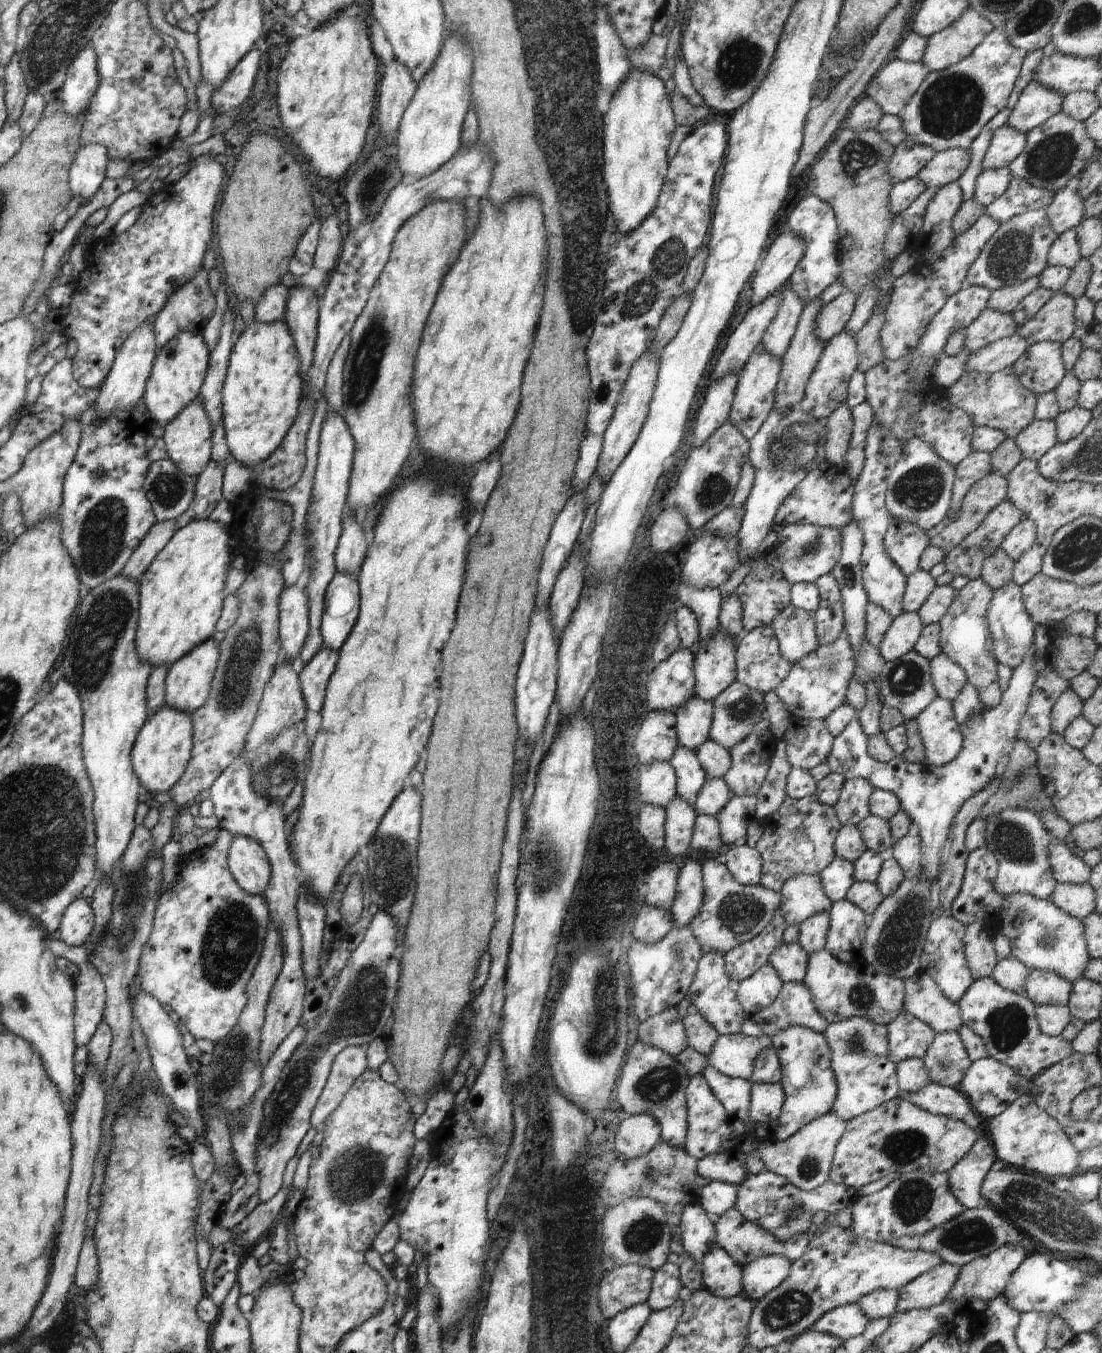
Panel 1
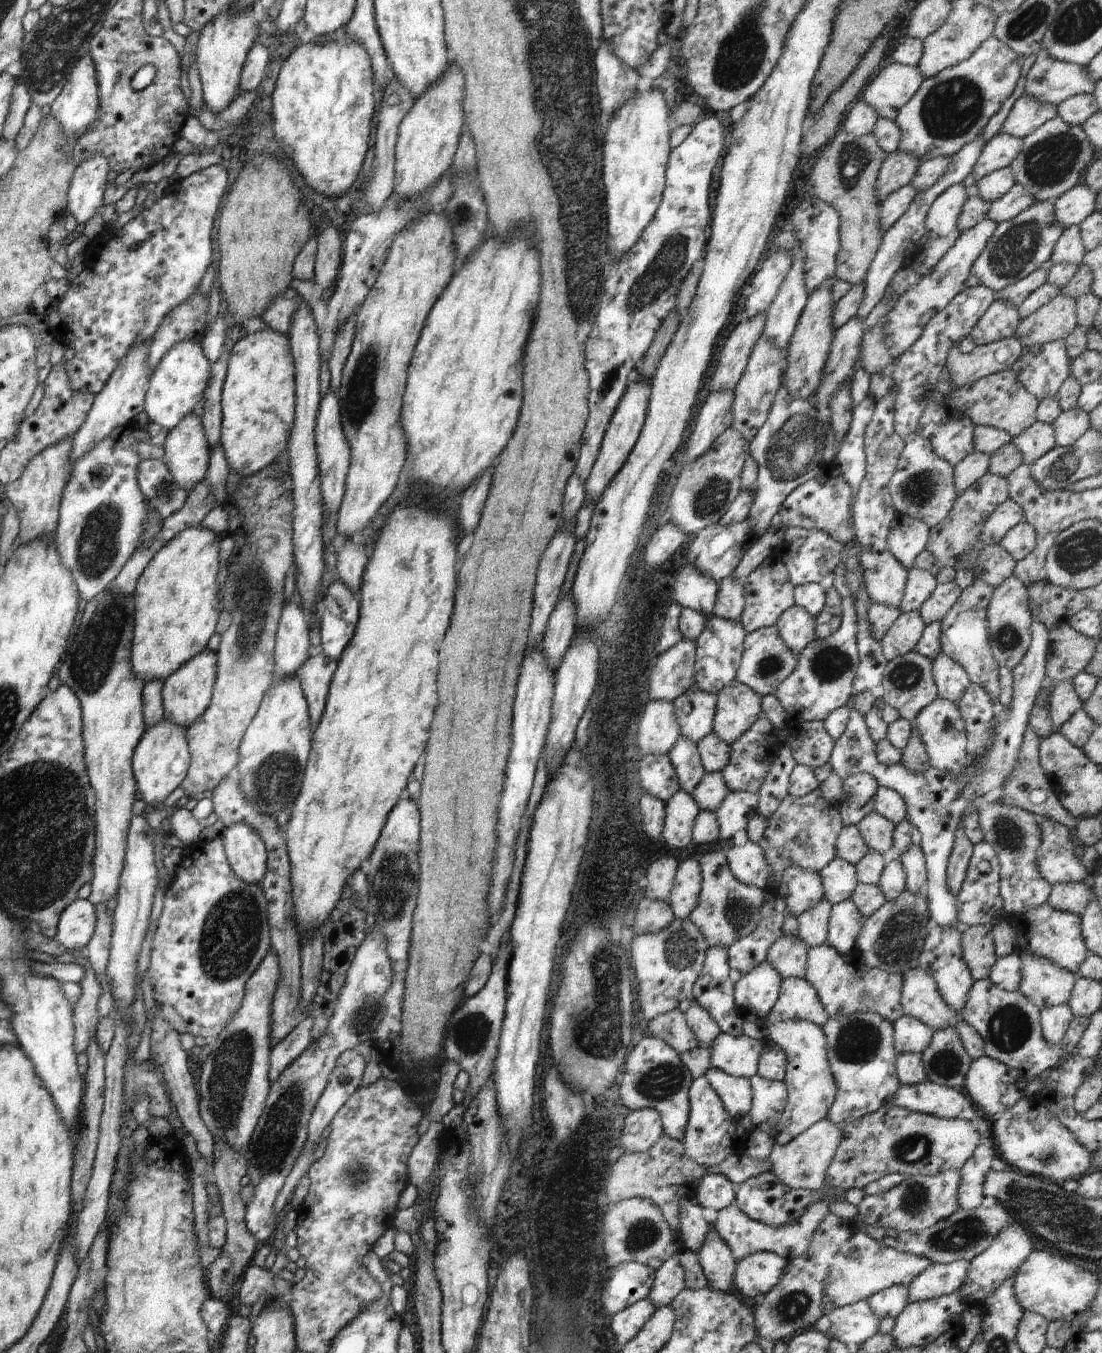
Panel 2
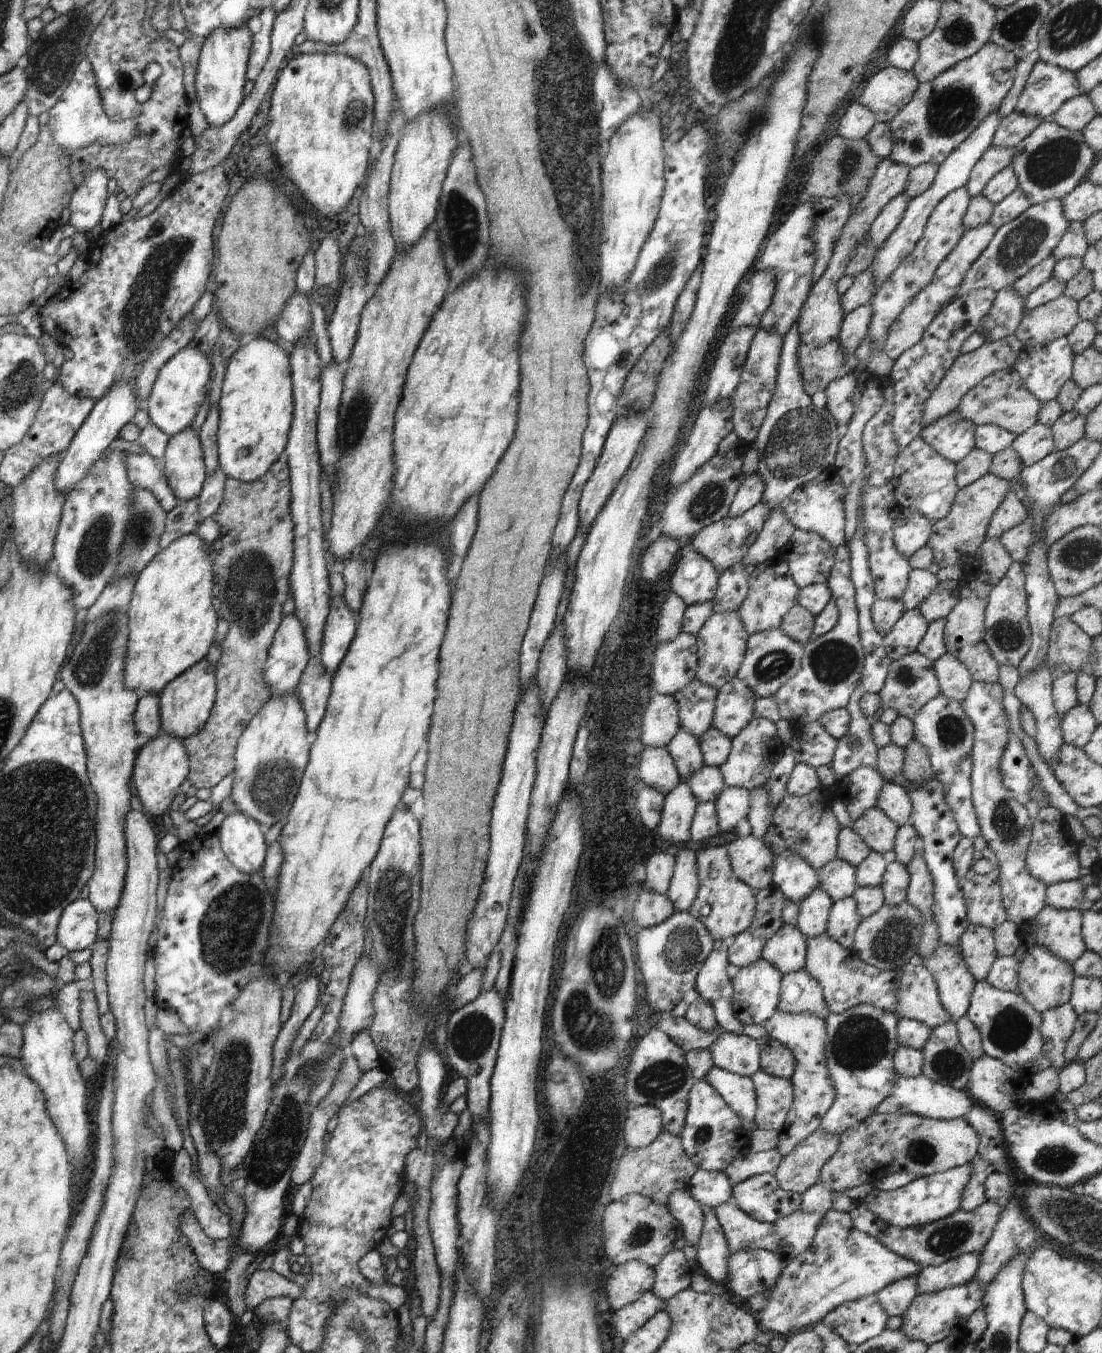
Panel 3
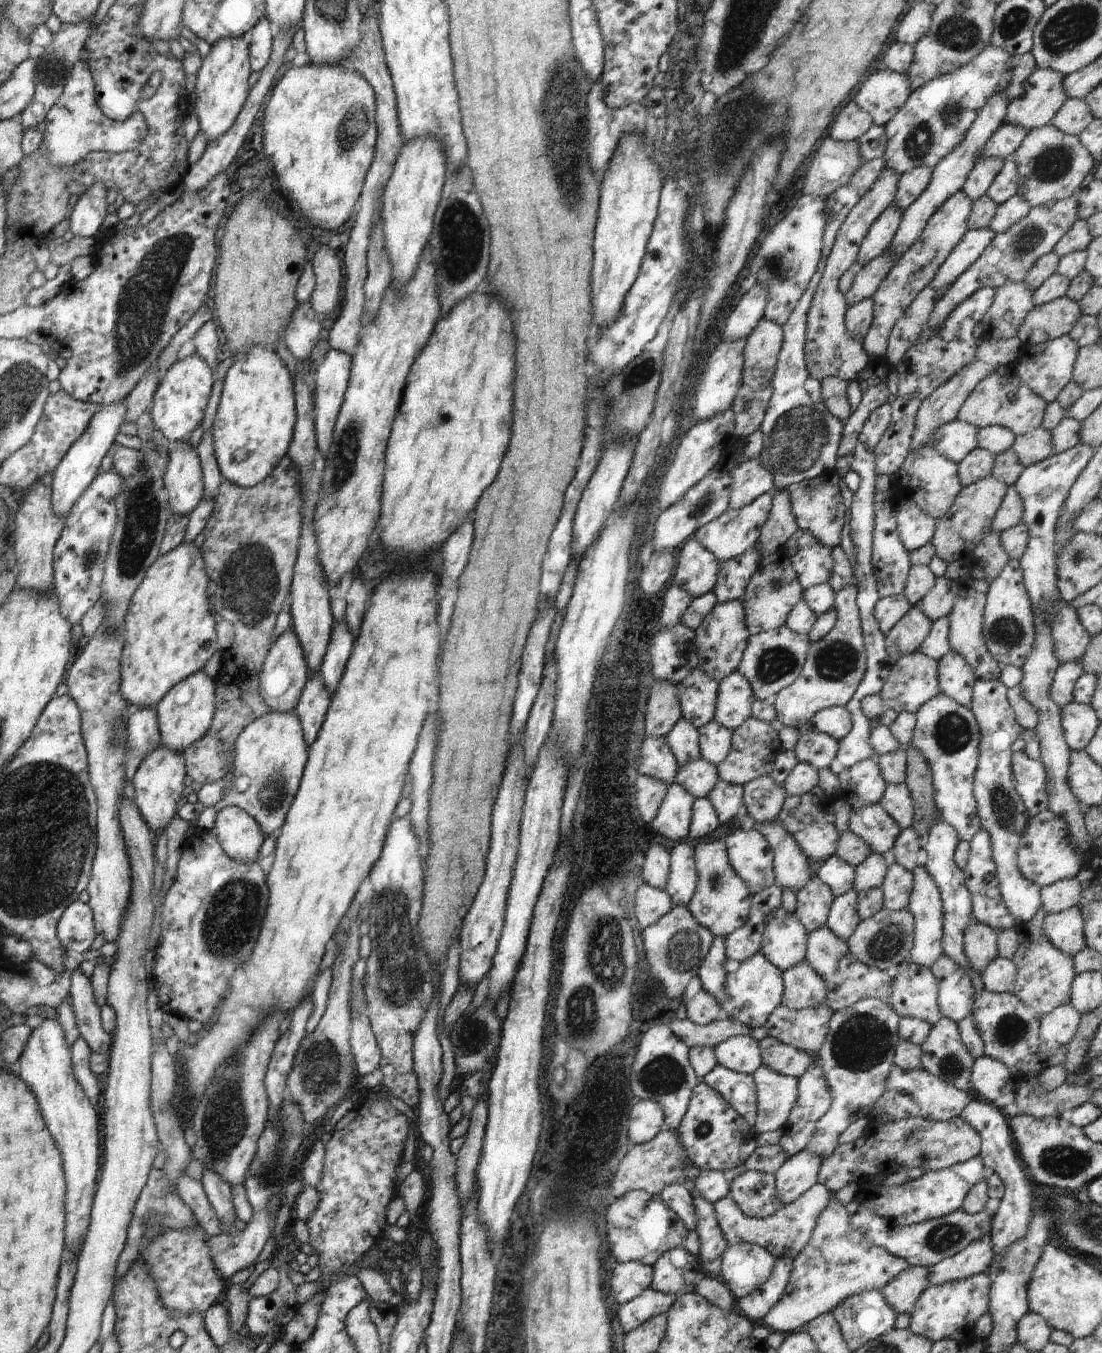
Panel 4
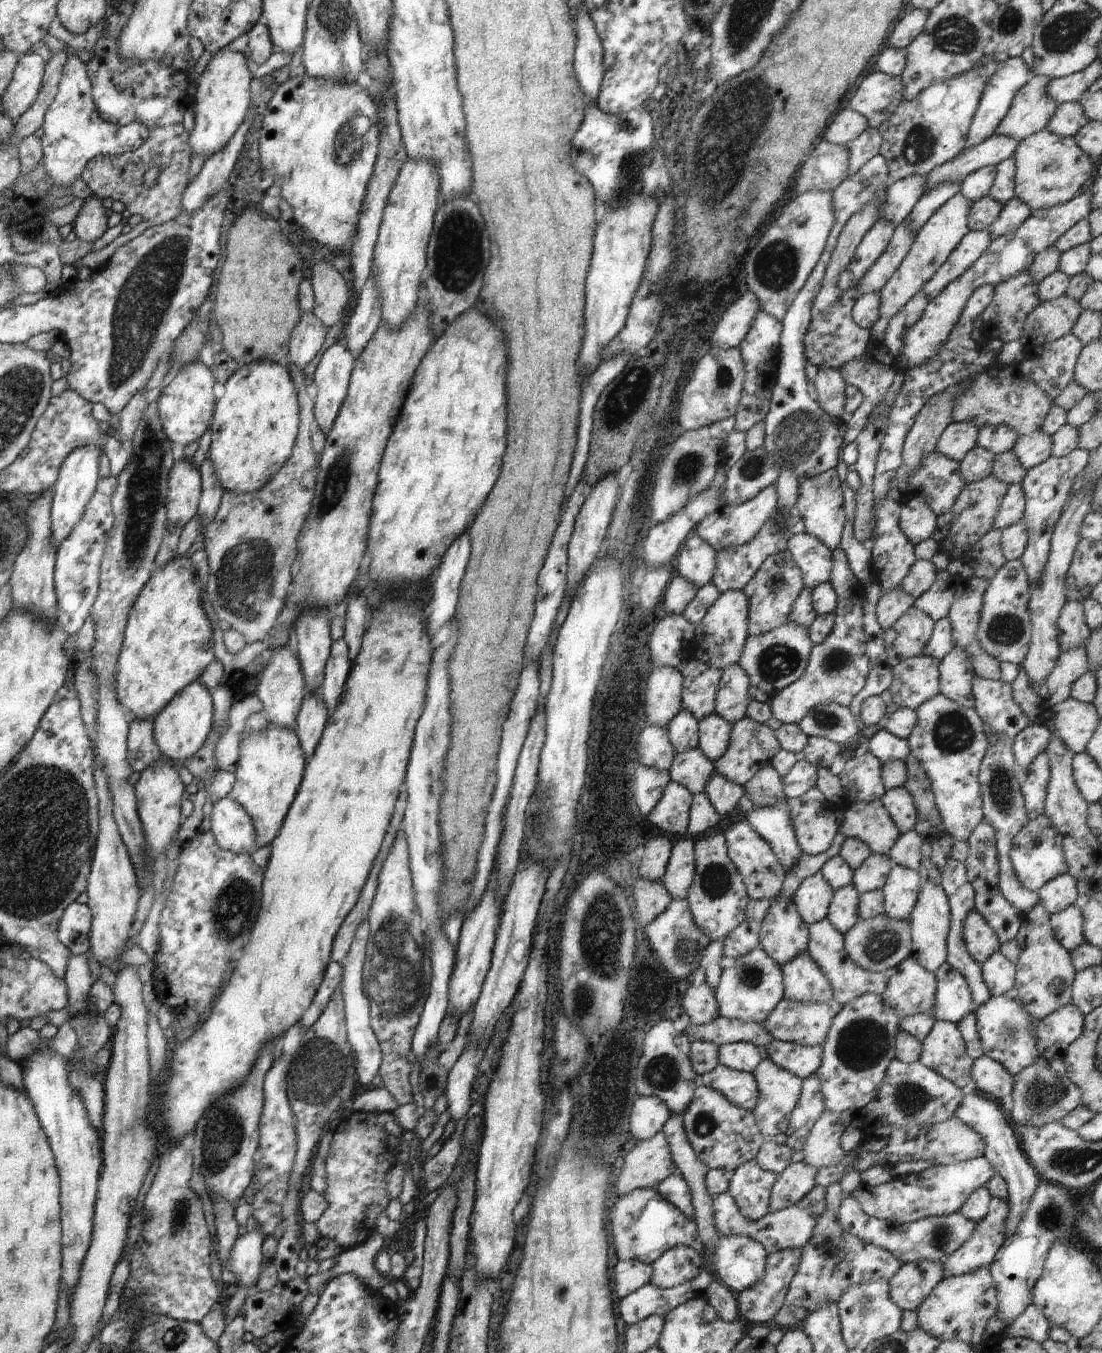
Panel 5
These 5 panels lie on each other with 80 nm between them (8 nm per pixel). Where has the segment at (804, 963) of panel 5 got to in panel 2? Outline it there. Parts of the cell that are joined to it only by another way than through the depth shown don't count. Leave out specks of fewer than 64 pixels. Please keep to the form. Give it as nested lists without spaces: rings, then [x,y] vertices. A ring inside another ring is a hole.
[[[802,977],[782,980],[778,1000],[761,1024],[790,1019],[810,1021],[819,1027],[829,1019],[816,989]]]

